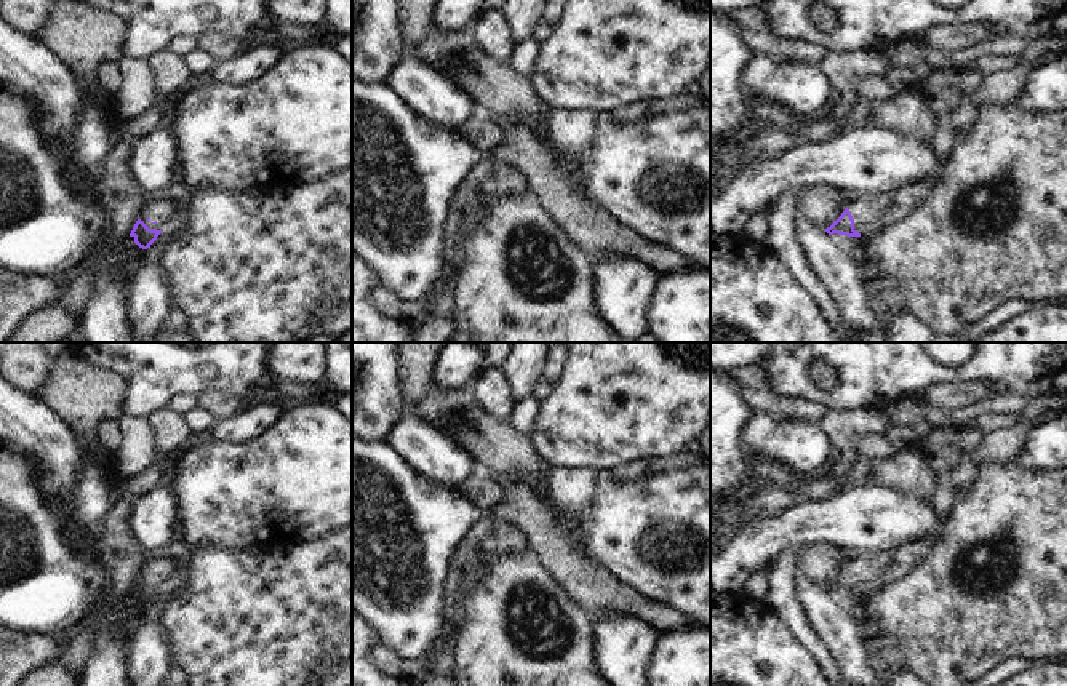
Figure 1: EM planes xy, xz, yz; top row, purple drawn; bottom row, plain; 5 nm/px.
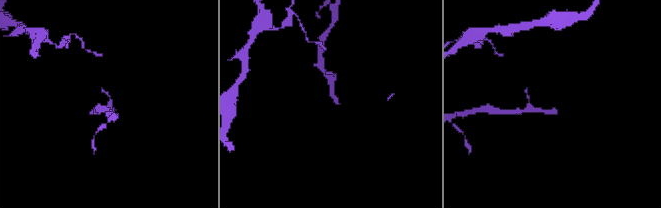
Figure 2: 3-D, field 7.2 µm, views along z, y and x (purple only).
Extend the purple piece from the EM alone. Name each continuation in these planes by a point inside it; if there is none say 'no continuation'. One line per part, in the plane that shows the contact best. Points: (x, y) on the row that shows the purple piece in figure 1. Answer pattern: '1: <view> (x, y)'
1: yz (871, 208)

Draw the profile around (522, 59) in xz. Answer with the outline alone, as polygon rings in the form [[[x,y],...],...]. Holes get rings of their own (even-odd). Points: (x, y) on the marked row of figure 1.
[[[530,37],[512,50],[507,58],[507,64],[515,74],[530,80],[537,54],[539,43]]]

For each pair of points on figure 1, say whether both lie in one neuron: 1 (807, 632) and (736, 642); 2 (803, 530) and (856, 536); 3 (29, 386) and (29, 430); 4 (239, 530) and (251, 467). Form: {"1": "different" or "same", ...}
{"1": "different", "2": "same", "3": "different", "4": "same"}

